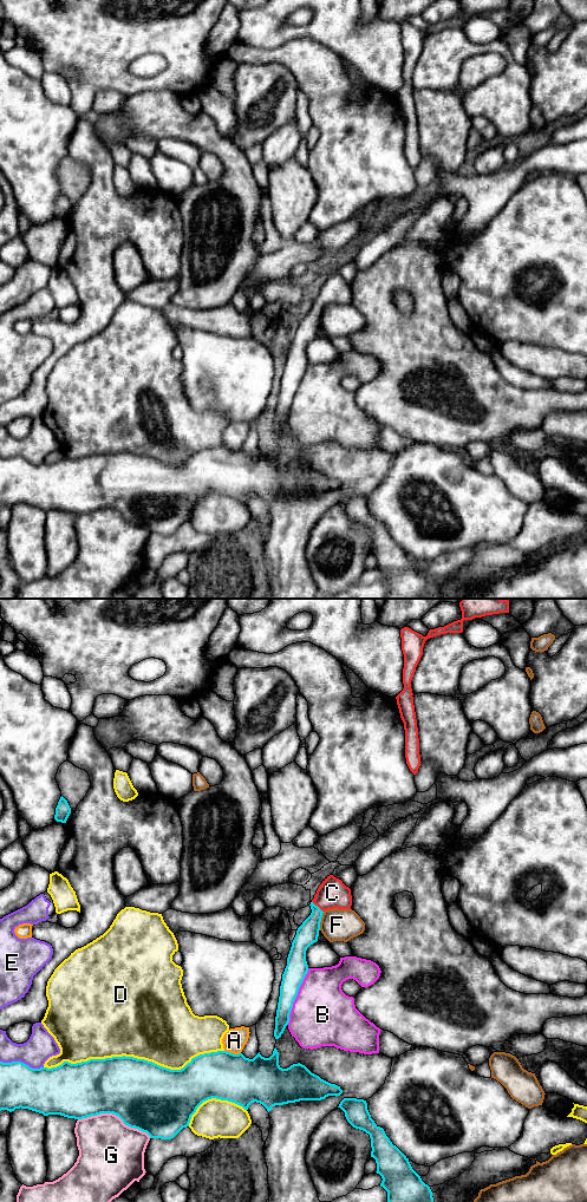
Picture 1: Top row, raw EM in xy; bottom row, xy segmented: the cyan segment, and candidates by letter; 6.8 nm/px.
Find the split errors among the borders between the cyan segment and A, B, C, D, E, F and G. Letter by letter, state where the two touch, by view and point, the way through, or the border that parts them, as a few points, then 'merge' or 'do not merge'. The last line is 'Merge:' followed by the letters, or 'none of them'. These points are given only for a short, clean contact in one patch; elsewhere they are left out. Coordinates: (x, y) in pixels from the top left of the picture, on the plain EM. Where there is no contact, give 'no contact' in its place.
A: xy (233, 449) | do not merge
B: xy (295, 392) | do not merge
C: xy (318, 302) | across xy (307, 328), (318, 302), (332, 288) | merge
D: xy (134, 453) | do not merge
E: xy (20, 457) | do not merge
F: xy (320, 317) | do not merge
G: xy (115, 509) | do not merge
Merge: C

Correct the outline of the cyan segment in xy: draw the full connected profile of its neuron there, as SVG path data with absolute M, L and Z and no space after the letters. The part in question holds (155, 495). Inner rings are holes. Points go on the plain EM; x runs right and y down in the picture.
M276 443L269 453L260 448L253 455L227 446L204 449L193 453L181 465L125 451L77 459L64 457L52 464L32 464L21 457L0 457L0 507L12 508L21 503L44 511L60 510L74 515L113 509L125 521L146 528L150 534L161 535L171 535L189 522L197 503L211 494L235 498L244 505L256 497L269 508L275 501L321 496L341 489L340 482L321 475L300 458L282 464Z

